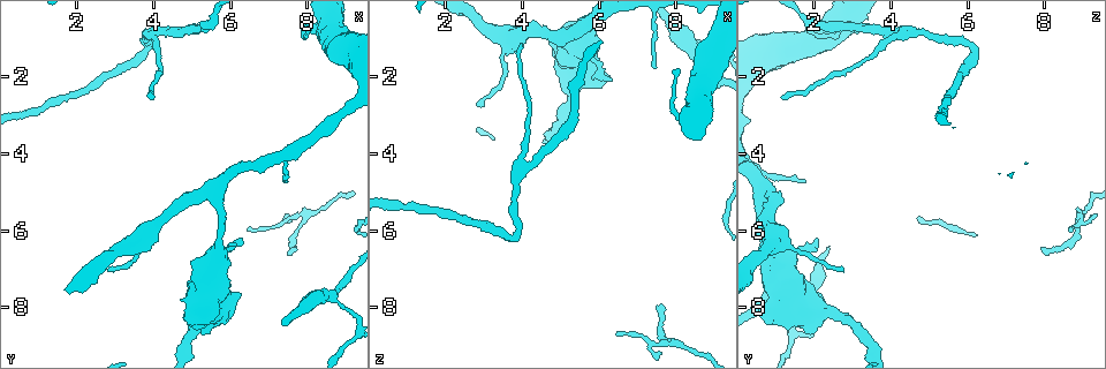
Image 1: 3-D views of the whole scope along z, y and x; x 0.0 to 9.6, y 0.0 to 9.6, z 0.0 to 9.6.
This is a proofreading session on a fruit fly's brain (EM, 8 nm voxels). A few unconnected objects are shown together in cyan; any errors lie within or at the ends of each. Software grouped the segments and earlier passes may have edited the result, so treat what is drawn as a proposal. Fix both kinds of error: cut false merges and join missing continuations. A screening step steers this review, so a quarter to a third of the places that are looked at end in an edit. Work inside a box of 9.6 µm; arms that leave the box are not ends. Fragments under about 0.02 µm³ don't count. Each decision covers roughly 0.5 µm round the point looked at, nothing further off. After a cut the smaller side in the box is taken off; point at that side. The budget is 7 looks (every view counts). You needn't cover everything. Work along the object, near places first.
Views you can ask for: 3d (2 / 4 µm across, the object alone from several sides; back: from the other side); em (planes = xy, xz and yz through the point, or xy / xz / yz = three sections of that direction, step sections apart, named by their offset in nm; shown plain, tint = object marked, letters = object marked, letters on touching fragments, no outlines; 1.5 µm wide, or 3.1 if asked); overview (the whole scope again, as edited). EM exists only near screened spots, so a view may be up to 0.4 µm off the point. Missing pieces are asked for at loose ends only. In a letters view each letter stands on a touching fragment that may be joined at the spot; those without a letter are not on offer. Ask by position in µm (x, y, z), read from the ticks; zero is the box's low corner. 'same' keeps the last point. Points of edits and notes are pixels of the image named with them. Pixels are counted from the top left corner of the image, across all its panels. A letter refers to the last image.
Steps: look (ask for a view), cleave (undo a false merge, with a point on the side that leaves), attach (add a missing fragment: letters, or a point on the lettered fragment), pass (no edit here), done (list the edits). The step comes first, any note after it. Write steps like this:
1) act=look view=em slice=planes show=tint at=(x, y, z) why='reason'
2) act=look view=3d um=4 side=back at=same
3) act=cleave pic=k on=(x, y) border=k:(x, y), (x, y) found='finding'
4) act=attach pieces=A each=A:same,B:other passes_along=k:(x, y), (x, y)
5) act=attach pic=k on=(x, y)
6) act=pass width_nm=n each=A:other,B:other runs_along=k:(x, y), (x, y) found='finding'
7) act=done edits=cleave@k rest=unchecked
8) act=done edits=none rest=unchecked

act=look view=em slice=planes show=letters at=(3.85, 1.25, 6.15) why='abrupt turn'

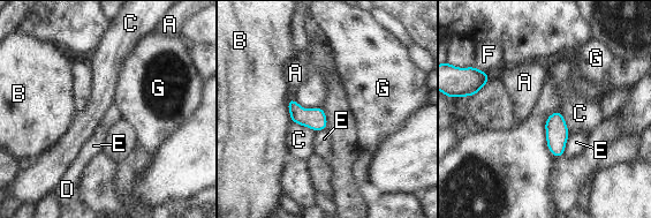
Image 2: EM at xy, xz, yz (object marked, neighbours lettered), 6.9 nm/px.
act=pass width_nm=90 each=A:other,B:other,C:other,D:other,E:other,F:other,G:other border=2:(569, 135), (562, 153) found='all the same neuron'

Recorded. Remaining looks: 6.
act=look view=em slice=xy step=4 show=letters at=(8.10, 0.80, 1.80) why='tapers out'

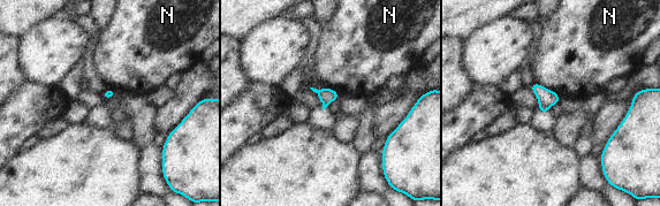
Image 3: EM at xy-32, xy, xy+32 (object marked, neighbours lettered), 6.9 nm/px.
act=look view=em slice=planes show=letters at=same

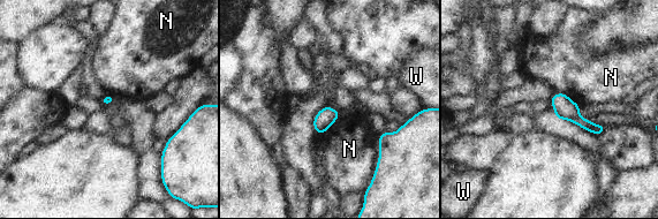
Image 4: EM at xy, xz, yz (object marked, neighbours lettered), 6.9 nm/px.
act=pass longest_contact=N:340nm each=N:other,W:other found='none of them fits'

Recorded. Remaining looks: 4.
act=look view=em slice=planes show=letters at=(6.35, 6.20, 2.05) why='branch stops here'

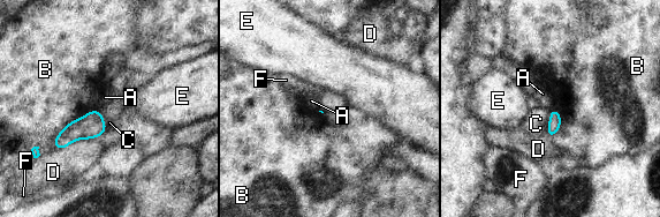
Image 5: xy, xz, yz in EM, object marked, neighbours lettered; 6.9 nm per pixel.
act=pass each=A:other,B:other,C:other,D:other,E:other,F:other border=5:(551, 110), (546, 134) found='none of them fits'

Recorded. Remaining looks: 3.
act=done edits=none rest=unchecked

